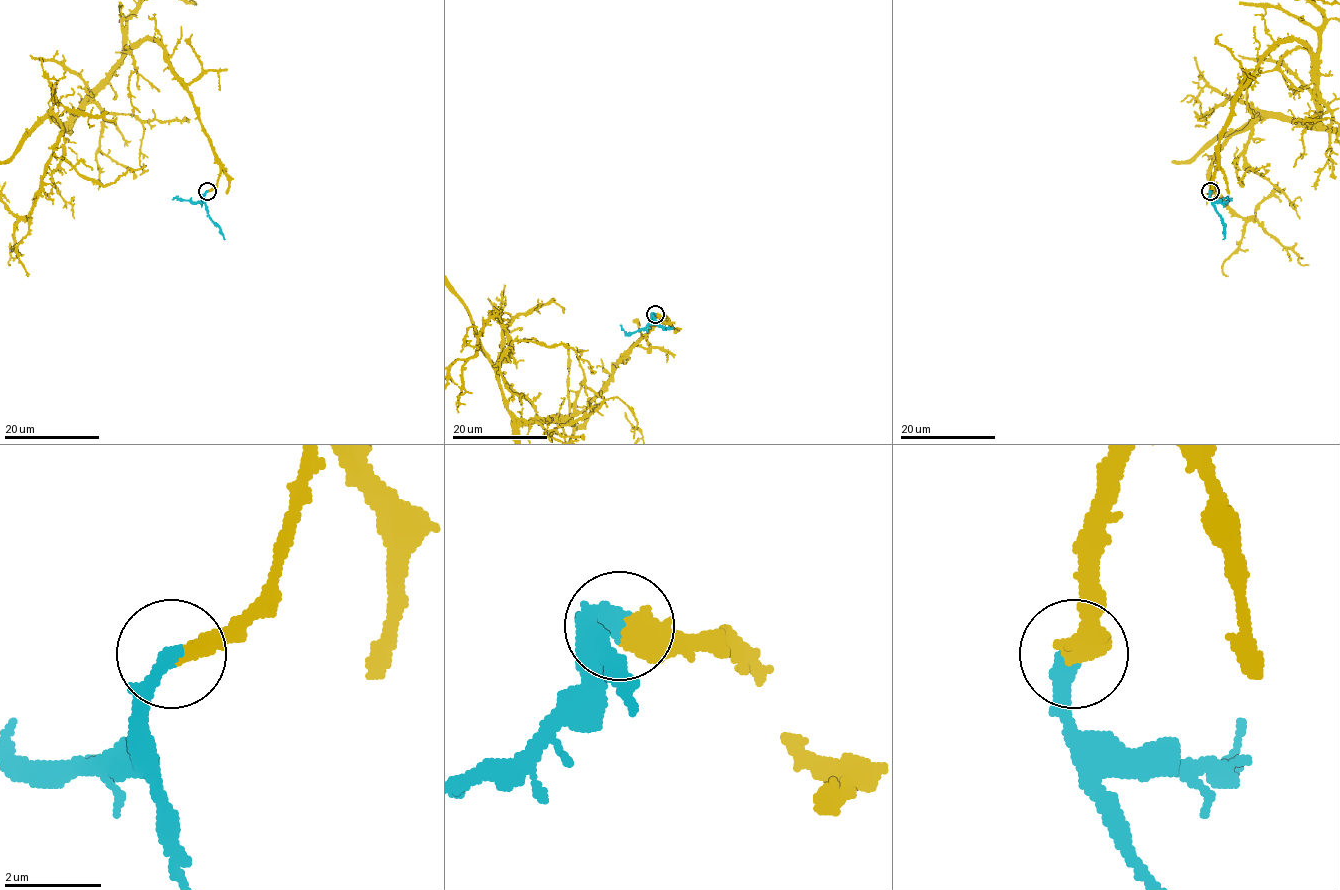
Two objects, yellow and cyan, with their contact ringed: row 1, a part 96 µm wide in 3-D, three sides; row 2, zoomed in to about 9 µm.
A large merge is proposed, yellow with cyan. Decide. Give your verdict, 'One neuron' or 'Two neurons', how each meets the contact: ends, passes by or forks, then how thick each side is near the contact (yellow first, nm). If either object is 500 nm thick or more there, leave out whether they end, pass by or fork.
One neuron. At the ring yellow ends. At the ring cyan ends. Thickness 480 nm (yellow) against 380 nm

